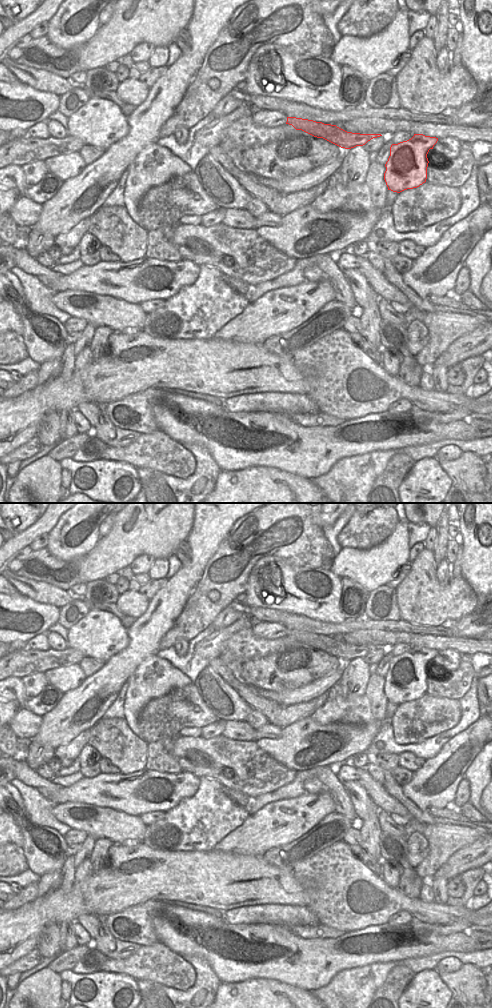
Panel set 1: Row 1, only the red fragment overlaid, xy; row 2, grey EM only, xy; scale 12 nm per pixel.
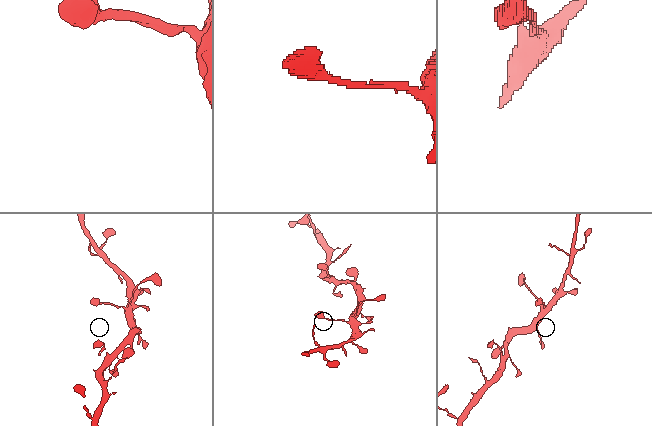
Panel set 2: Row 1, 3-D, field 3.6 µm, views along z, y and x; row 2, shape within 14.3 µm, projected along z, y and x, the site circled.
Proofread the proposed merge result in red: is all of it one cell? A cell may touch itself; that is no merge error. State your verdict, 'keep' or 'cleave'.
keep

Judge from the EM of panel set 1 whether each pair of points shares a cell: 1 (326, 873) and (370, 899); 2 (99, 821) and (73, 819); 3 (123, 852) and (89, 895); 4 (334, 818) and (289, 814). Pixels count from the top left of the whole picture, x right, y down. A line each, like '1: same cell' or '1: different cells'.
1: same cell
2: same cell
3: same cell
4: different cells

